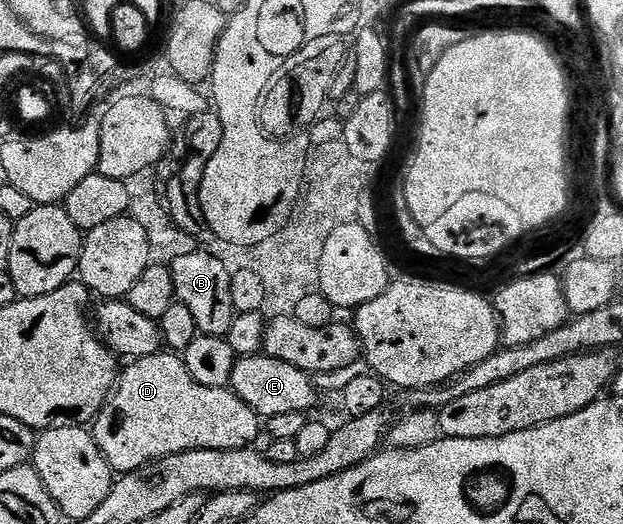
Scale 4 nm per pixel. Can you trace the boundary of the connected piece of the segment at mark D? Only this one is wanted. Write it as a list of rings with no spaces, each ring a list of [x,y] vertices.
[[[159,352],[135,358],[121,371],[114,393],[102,405],[102,411],[92,423],[92,433],[104,460],[108,460],[115,475],[139,473],[149,462],[161,463],[180,452],[200,448],[244,450],[255,445],[260,434],[260,415],[233,389],[224,386],[205,386],[192,380],[192,372],[174,352]]]

